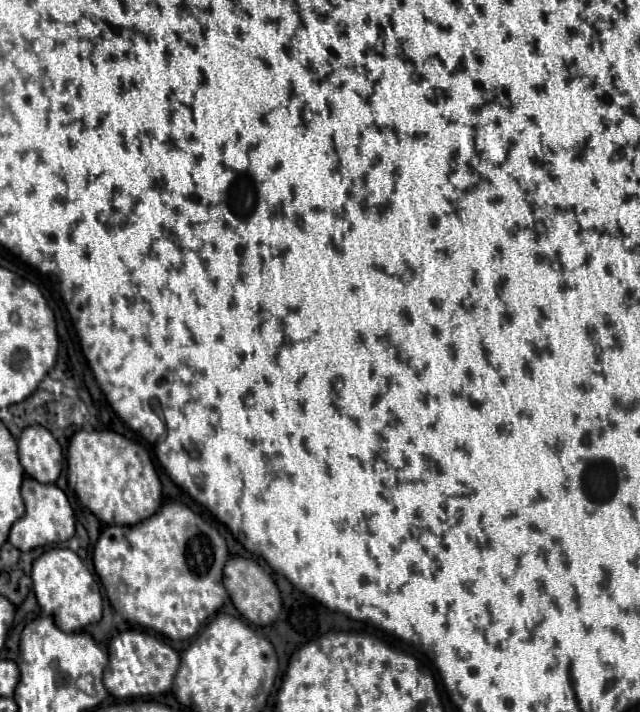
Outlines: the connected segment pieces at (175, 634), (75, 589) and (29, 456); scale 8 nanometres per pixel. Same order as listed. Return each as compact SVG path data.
M167 502L157 514L133 526L105 526L93 548L95 572L105 586L113 610L127 622L139 624L171 640L193 638L201 624L225 604L227 590L223 586L223 566L227 558L229 550L217 528L181 502Z
M51 548L33 562L33 590L45 614L51 614L57 626L65 632L81 630L87 624L101 620L101 588L83 564L83 560L69 548Z
M27 426L19 438L19 460L25 474L31 478L53 484L63 468L63 452L53 434L43 426Z

